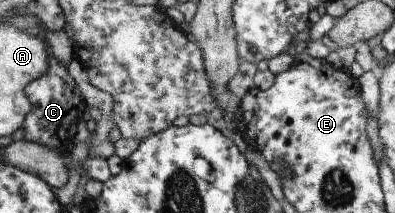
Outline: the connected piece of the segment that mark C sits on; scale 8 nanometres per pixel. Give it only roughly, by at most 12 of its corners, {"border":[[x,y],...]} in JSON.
{"border":[[51,56],[48,70],[24,88],[32,108],[23,140],[58,150],[74,145],[68,128],[83,98]]}

